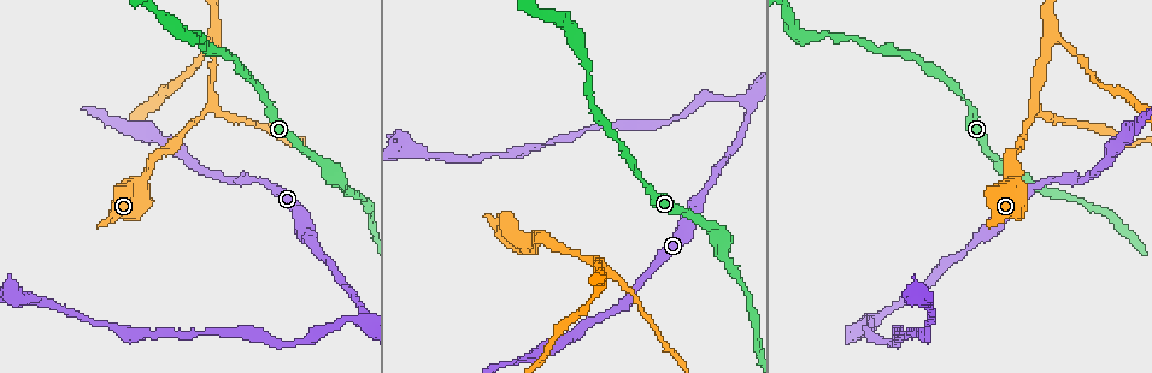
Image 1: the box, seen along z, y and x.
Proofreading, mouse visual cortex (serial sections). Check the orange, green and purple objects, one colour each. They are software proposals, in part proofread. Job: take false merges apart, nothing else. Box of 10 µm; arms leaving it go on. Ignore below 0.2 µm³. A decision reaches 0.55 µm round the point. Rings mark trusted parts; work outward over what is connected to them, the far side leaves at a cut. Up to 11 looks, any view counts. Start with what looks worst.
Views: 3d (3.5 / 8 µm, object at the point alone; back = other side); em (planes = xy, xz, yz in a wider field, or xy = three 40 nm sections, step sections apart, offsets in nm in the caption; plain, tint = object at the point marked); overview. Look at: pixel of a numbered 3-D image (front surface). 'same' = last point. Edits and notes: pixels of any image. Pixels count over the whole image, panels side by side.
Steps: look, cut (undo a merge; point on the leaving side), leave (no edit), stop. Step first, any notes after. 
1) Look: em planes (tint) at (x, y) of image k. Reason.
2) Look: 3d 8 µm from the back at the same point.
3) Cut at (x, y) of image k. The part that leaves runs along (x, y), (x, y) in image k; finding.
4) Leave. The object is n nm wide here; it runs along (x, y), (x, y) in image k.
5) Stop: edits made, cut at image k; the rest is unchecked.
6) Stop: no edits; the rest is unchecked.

Look: 3d 3.5 µm at (331, 330) of image 1. Narrows sharply.

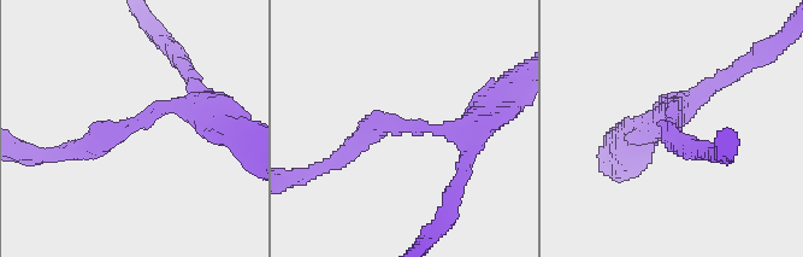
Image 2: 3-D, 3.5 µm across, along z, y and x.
Look: em xy step 5 (tint) at (676, 128) of image 2. The arms are 250, 250 nm wide; need the tissue.

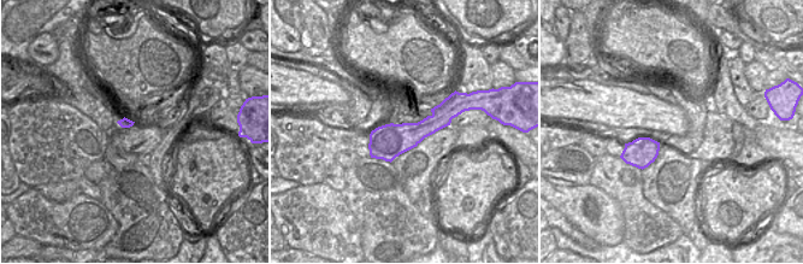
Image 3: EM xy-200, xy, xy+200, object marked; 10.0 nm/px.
Look: em planes (tint) at the same point. Another direction.

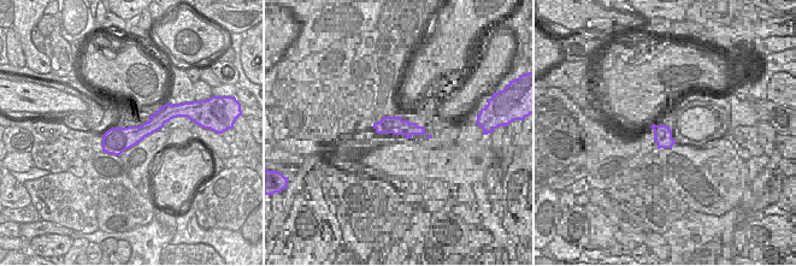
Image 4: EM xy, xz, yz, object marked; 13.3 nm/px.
Leave. It runs along (161, 112), (145, 130), (106, 149) in image 4; continuous, no second cell.

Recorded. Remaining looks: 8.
Look: 3d 3.5 µm from the back at (1007, 173) of image 1. Narrows sharply.

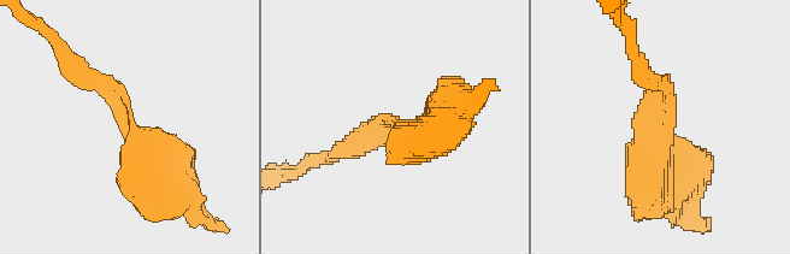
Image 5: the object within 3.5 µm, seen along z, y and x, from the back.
Look: em planes (tint) at (121, 119) of image 5. Need the tissue.

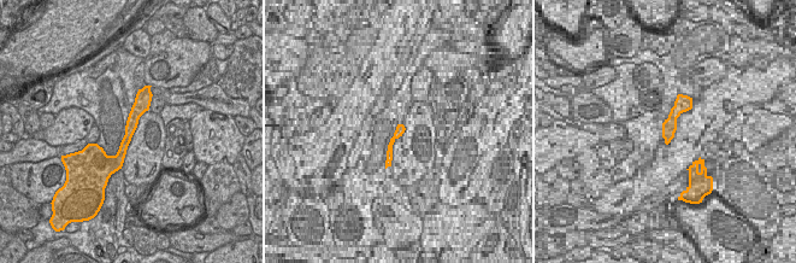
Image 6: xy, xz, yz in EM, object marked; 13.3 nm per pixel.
Leave. The object is 160 nm wide here; it runs along (165, 179), (110, 90), (76, 72) in image 5; one cell here.

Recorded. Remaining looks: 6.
Look: 3d 3.5 µm at (1033, 104) of image 1. A fork.

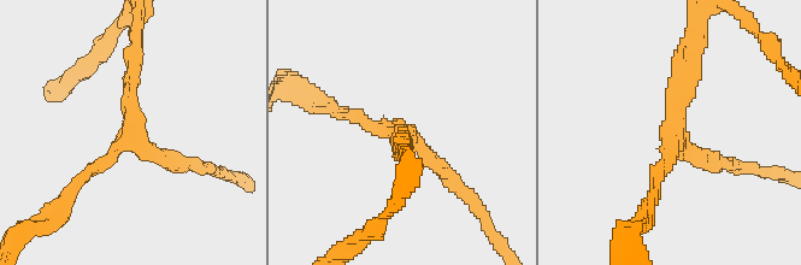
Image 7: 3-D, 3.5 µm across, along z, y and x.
Look: em xy step 5 (tint) at (672, 137) of image 7. 3 arms meet here; the arms are 200, 200, 200 nm wide.

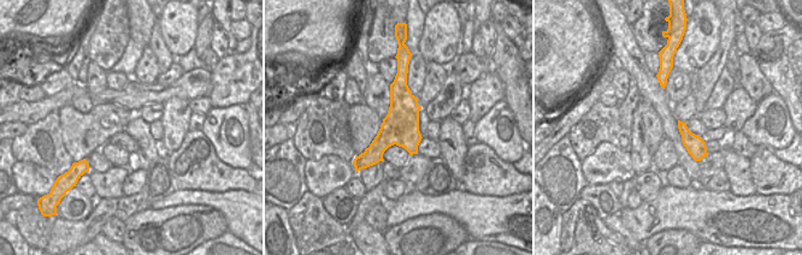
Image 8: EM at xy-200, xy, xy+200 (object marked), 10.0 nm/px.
Look: em xy step 2 (tint) at the same point.

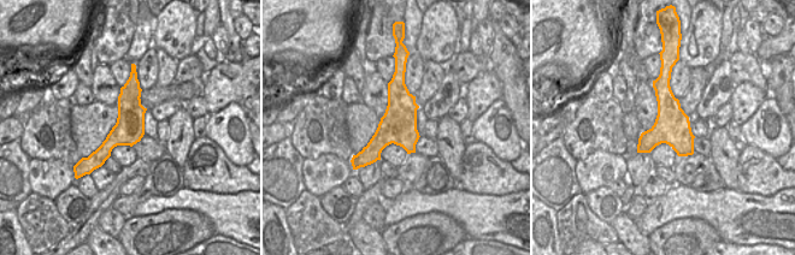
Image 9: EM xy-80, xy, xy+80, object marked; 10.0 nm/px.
Leave. All the same cell.

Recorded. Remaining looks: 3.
Look: 3d 8 µm at (605, 281) of image 1. Three arms meet.

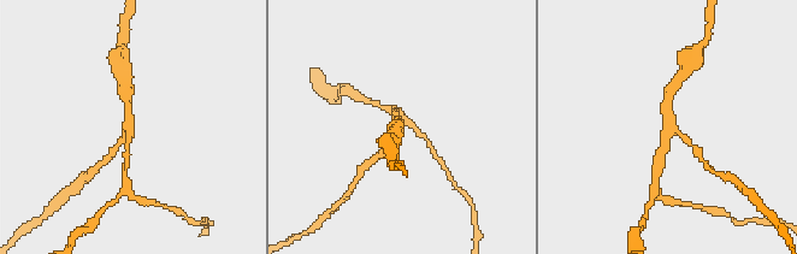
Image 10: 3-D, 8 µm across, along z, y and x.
Look: em planes (tint) at the same point. Now the EM.

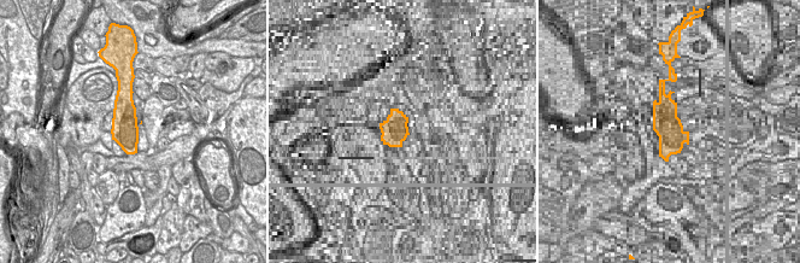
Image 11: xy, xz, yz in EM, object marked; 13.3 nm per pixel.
Leave. One cell here.

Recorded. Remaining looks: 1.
Stop: no edits; the rest is unchecked.

